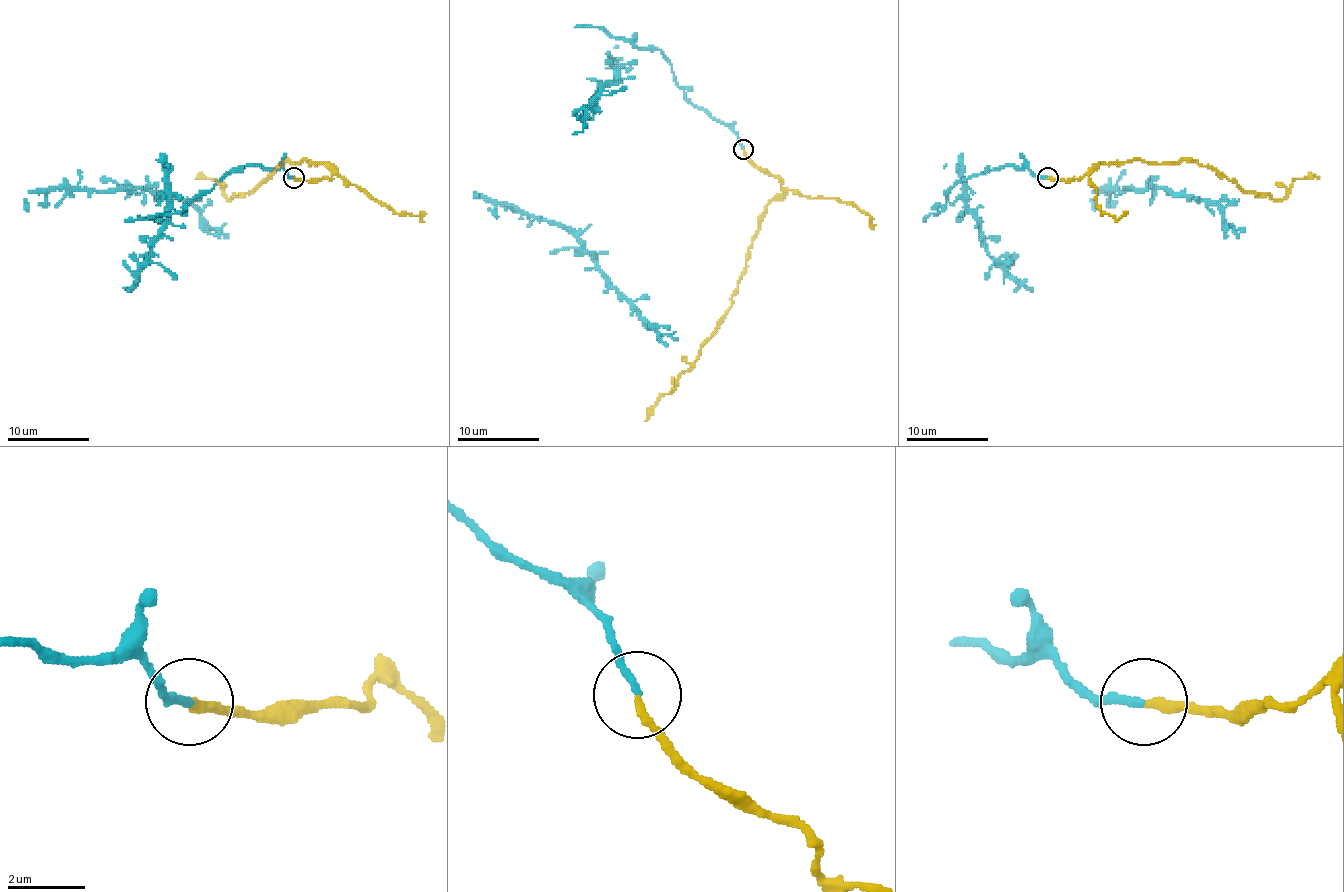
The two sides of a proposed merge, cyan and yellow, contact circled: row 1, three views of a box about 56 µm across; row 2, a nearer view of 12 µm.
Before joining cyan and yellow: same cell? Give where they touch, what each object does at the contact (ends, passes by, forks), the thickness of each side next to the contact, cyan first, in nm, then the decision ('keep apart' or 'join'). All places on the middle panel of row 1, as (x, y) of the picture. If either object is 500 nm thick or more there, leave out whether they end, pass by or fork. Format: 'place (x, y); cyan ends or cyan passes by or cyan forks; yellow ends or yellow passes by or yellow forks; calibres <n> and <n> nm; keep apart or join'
place (743, 149); cyan ends; yellow ends; calibres 190 and 240 nm; join

